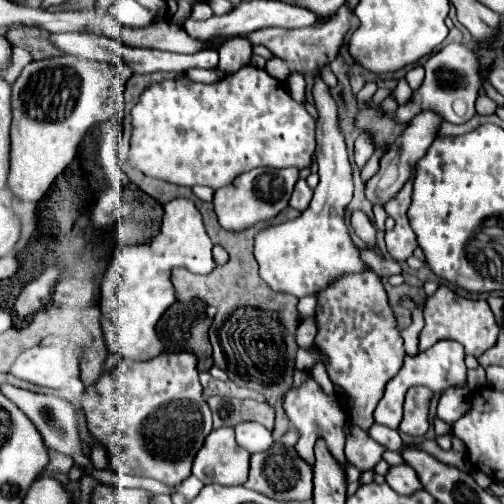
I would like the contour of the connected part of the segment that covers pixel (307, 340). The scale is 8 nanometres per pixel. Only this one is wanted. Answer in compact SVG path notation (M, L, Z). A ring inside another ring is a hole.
M307 318L307 320L301 324L301 328L299 328L297 334L299 334L299 336L297 336L299 346L301 346L301 348L309 348L309 346L313 344L315 336L317 336L317 322L315 322L315 318Z

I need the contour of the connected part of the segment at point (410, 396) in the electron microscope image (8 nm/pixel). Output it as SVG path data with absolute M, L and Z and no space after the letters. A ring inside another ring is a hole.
M417 386L413 390L407 390L405 406L403 406L403 420L399 424L399 430L409 436L425 436L429 430L429 402L433 398L433 392Z

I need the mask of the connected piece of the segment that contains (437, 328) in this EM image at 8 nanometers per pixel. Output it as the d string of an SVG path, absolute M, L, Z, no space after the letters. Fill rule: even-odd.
M443 284L437 288L433 296L425 300L423 320L425 320L425 326L419 334L419 350L427 350L437 340L453 338L459 344L463 344L465 354L471 354L477 358L497 342L497 334L499 334L499 328L495 324L495 318L487 300L469 300L469 298L457 296L451 288Z

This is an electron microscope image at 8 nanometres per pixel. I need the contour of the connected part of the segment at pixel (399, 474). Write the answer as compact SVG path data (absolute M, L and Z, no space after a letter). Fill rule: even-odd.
M407 464L391 466L389 472L387 472L387 476L385 476L385 480L387 480L387 484L389 484L395 492L405 494L405 496L421 490L421 482L417 480L415 470L413 470L411 466L407 466Z

